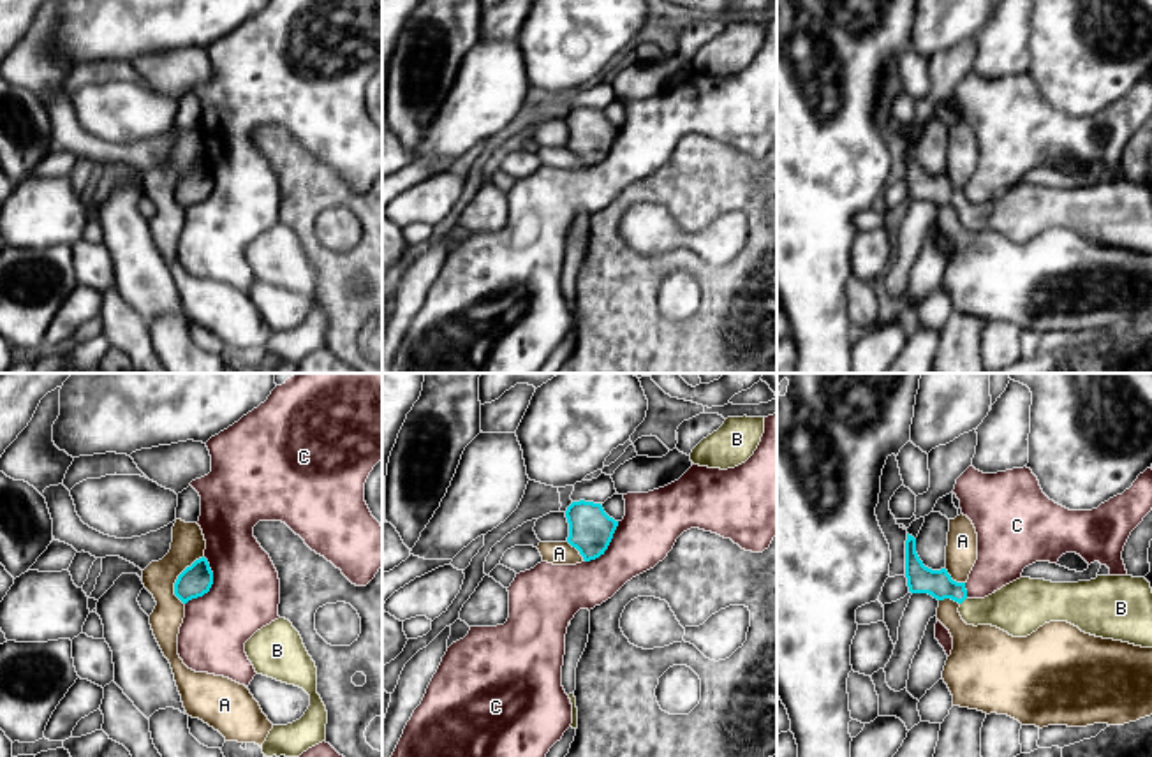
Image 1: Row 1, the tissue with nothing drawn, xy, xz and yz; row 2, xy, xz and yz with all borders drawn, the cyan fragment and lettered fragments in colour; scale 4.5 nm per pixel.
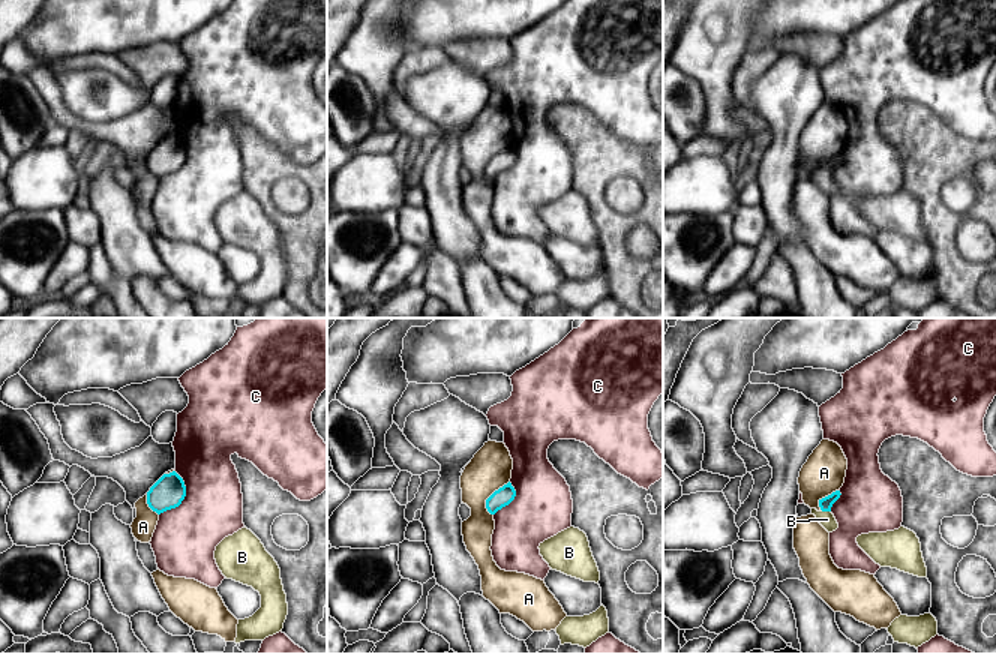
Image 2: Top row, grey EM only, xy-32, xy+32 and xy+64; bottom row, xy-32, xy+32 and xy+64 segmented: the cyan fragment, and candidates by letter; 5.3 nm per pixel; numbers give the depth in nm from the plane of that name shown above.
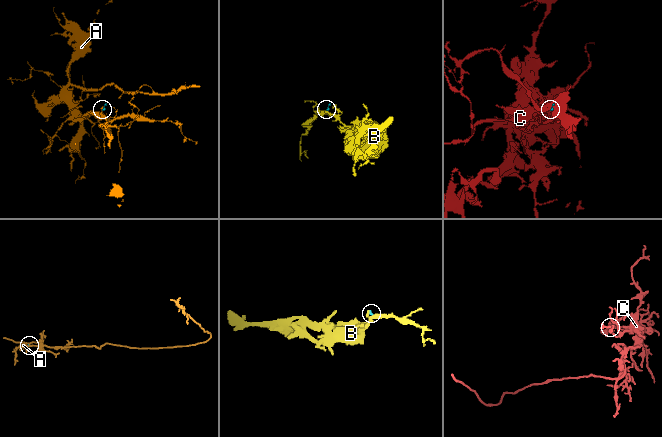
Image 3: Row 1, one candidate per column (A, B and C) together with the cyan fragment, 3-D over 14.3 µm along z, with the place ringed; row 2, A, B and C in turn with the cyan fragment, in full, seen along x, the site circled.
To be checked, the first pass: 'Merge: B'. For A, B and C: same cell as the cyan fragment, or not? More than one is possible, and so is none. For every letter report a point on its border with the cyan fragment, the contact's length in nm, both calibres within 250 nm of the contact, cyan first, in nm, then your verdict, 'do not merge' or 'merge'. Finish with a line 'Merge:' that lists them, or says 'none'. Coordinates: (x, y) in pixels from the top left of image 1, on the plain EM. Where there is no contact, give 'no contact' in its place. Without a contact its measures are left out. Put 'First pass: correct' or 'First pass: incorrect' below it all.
A: xy (178, 183) | 240 nm | 150/150 nm | do not merge
B: yz (964, 205) | 50 nm | 130/240 nm | merge
C: xy (212, 189) | 240 nm | 150/320 nm | do not merge
Merge: B
First pass: correct

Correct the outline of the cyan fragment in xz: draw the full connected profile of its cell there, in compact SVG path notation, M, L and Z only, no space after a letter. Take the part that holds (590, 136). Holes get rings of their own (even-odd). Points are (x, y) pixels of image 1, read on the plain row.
M572 107L565 116L565 123L569 129L567 148L580 157L585 167L604 160L618 127L609 123L601 109Z

